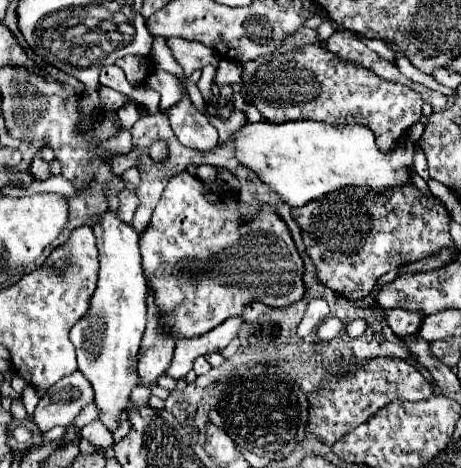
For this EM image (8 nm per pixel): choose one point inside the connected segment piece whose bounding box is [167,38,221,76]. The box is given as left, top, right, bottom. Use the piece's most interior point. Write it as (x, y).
(192, 56)

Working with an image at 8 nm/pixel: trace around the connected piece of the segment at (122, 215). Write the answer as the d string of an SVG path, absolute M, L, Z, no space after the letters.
M125 188L125 190L123 190L123 194L119 196L119 210L117 210L117 218L119 218L121 222L131 224L133 214L135 214L135 210L137 210L137 204L139 204L139 200L137 200L135 192L127 192L127 188Z

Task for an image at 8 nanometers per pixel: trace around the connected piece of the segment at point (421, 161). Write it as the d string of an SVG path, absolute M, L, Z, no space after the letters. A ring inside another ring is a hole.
M413 142L415 148L415 154L413 159L413 167L415 171L425 180L429 179L429 172L428 172L428 163L426 157L418 144L418 142Z

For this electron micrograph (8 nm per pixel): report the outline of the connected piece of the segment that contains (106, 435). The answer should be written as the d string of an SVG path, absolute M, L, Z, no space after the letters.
M91 422L87 426L81 428L81 438L87 438L93 446L101 446L103 450L107 450L115 440L113 434L105 428L103 422Z

